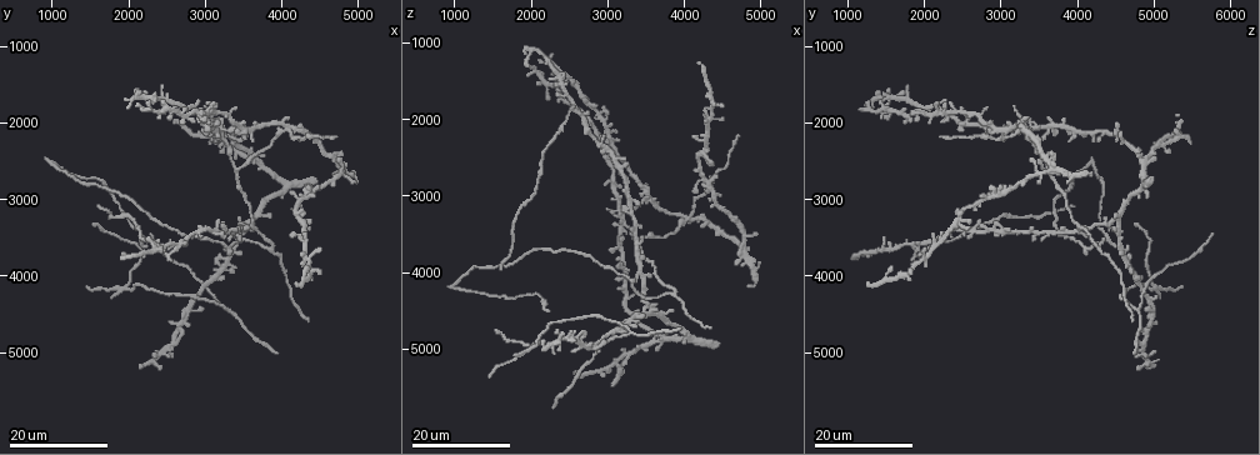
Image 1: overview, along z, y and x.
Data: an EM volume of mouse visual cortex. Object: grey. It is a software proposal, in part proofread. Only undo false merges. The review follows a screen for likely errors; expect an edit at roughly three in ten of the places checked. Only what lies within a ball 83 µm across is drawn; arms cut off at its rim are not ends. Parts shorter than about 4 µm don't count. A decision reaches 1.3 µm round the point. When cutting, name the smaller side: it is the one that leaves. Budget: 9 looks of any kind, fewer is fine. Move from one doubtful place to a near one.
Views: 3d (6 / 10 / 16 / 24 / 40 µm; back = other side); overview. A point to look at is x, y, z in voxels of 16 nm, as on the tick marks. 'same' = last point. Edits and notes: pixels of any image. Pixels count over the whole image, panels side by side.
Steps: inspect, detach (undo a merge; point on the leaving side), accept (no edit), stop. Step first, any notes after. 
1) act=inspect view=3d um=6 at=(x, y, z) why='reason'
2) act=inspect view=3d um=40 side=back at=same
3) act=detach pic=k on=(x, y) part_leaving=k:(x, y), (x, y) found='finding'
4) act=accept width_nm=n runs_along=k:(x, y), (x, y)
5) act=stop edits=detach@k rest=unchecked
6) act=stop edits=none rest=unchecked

act=inspect view=3d um=24 at=(1000, 2550, 4150) why='thin arm on a thick one'

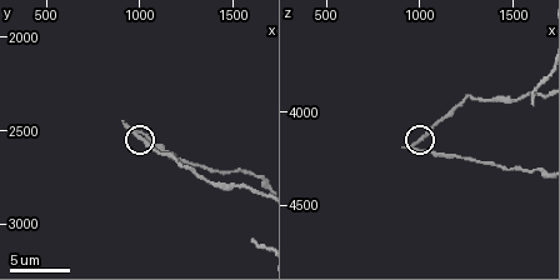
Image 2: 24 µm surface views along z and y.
act=inspect view=3d um=10 at=(980, 2520, 4180)

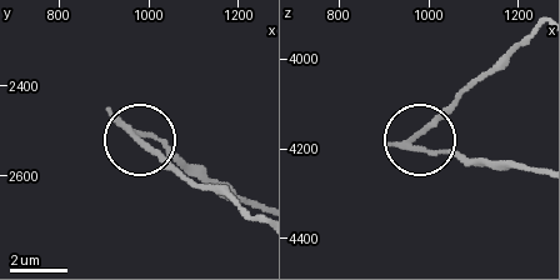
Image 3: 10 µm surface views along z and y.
act=detach pic=3 on=(159, 140) width_nm=160 found='a second neuron is stuck on'

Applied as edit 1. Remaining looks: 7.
act=inspect view=overview

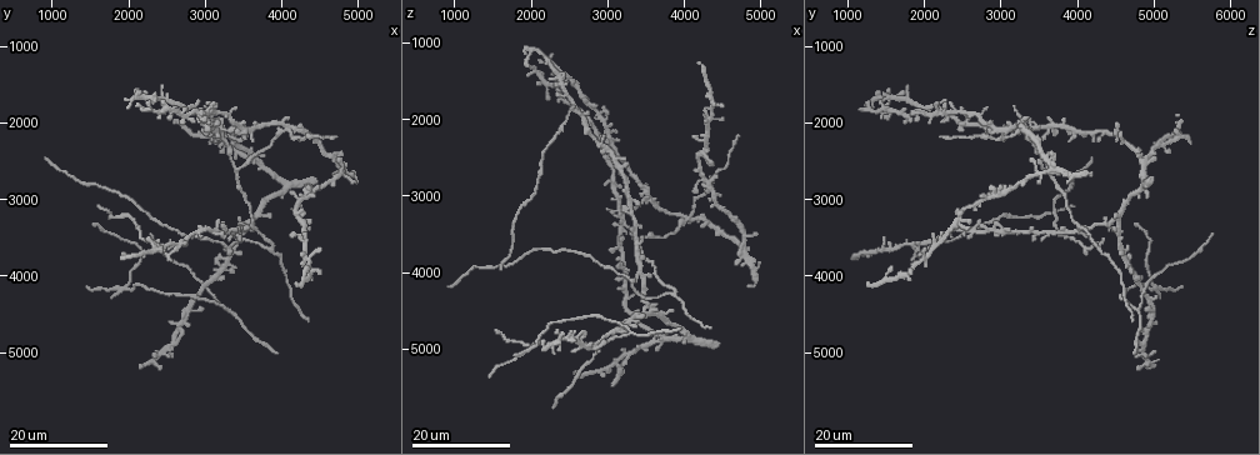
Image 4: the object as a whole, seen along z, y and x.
act=inspect view=3d um=16 at=(3000, 4150, 4850) why='four or more arms meet'

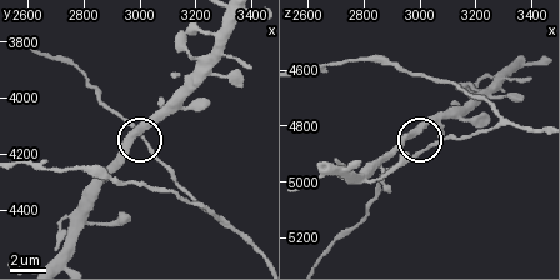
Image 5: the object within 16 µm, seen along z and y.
act=inspect view=3d um=6 at=(2970, 4140, 4830)

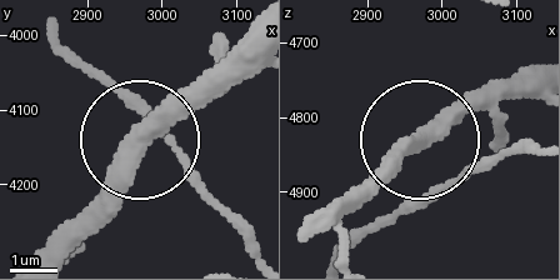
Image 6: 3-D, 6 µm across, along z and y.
act=accept width_nm=320 runs_along=6:(249, 26), (49, 238) found='continuous, no second neuron'

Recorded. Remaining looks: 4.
act=inspect view=3d um=16 at=(3300, 4450, 4750) why='two arms in line, one across'

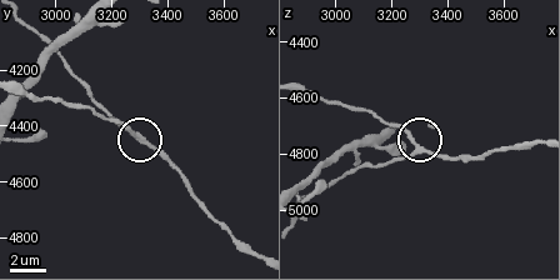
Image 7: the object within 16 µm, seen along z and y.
act=inspect view=3d um=10 at=(3290, 4430, 4770) why='zoom in'

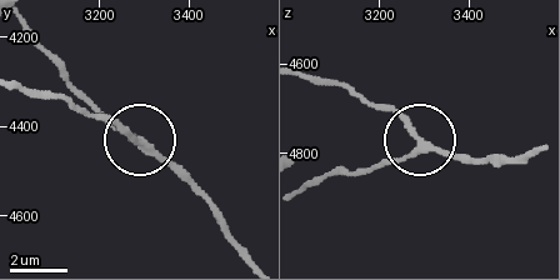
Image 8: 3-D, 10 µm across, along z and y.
act=inspect view=3d um=10 side=back at=(3295, 4430, 4770)

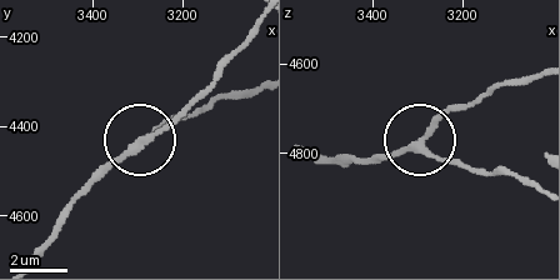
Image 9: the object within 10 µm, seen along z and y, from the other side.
act=accept arms=3 runs_along=9:(258, 28), (170, 120), (71, 204) found='all the same neuron'

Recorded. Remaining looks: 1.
act=stop edits=detach@3 rest=unchecked

